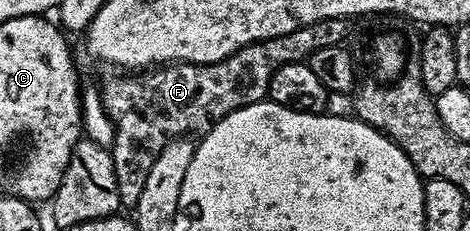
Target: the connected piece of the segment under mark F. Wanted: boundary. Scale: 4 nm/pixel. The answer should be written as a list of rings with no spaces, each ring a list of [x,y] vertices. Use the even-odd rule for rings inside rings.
[[[346,20],[316,22],[307,28],[296,30],[291,36],[278,36],[275,40],[261,40],[258,44],[244,46],[236,54],[215,64],[167,64],[155,67],[145,74],[114,74],[118,76],[112,77],[103,88],[100,88],[100,95],[104,110],[110,115],[110,121],[114,123],[114,138],[109,151],[115,166],[121,207],[126,210],[136,208],[148,172],[168,142],[194,134],[190,132],[205,134],[210,131],[213,124],[220,122],[228,114],[249,104],[265,101],[270,91],[272,74],[281,64],[302,62],[316,50],[333,44],[341,45],[346,26],[348,26]]]

